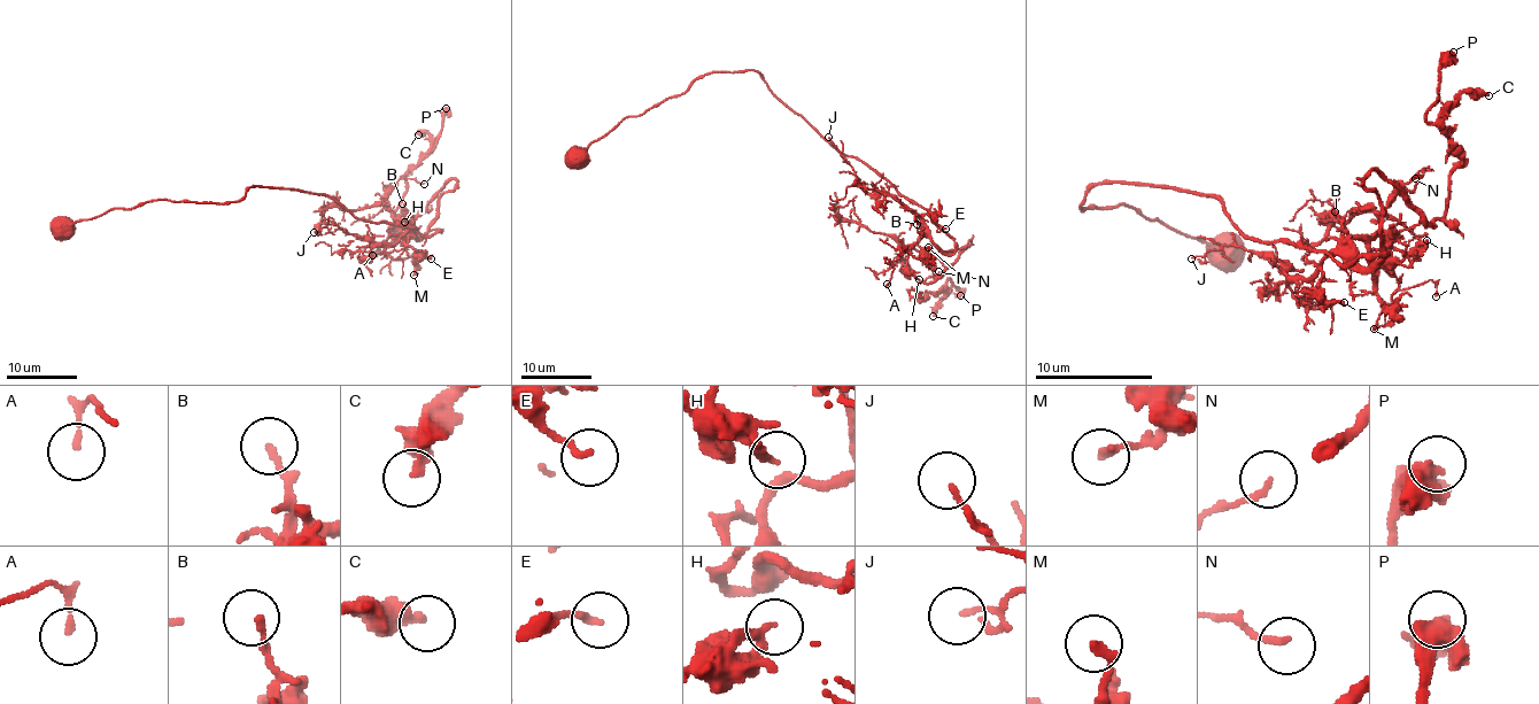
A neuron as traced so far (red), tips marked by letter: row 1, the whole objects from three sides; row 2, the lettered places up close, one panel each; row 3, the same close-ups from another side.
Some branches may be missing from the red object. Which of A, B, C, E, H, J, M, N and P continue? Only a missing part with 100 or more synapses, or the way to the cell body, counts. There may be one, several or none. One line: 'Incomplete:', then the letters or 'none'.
Incomplete: none

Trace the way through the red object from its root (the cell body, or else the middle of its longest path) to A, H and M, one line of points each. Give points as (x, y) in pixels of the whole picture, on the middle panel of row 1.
A: (575, 156), (705, 75), (757, 70), (954, 241), (945, 254), (925, 232), (887, 284)
H: (575, 156), (705, 75), (757, 70), (954, 241), (945, 254), (919, 238), (909, 250), (919, 279)
M: (575, 156), (705, 75), (757, 70), (922, 206), (954, 252), (925, 232), (899, 247), (925, 261), (928, 247)

